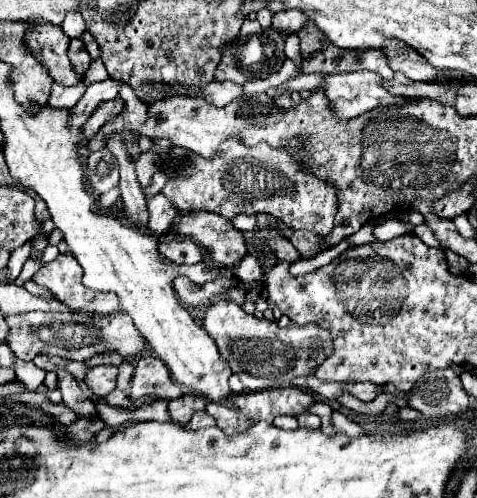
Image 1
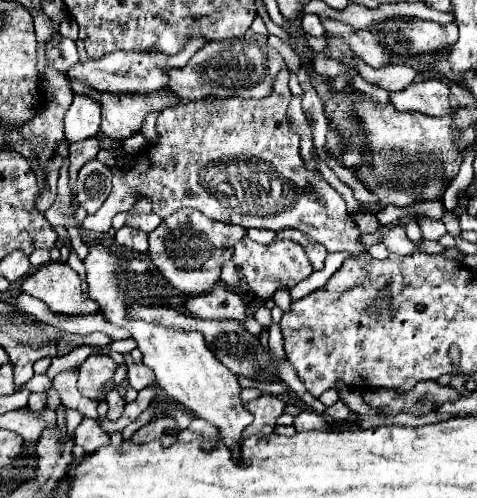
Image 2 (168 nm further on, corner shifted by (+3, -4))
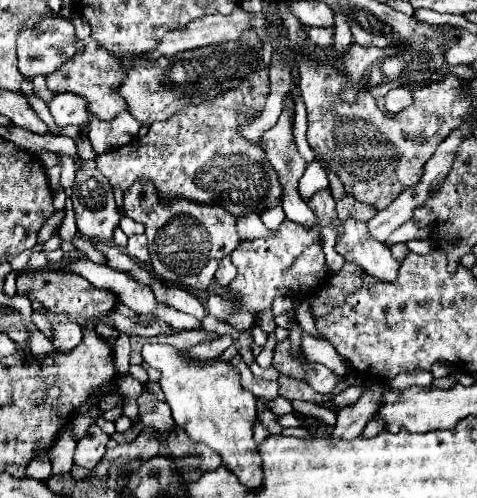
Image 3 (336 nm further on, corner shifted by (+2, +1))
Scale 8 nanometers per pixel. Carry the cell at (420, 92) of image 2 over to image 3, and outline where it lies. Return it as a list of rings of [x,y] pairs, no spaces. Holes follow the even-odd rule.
[[[399,86],[385,94],[385,110],[391,114],[397,114],[399,110],[411,106],[411,102],[413,102],[413,92],[405,86]]]

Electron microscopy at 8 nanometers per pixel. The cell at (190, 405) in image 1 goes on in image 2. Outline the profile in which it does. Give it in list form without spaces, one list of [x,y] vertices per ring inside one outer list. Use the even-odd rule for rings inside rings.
[[[158,417],[158,419],[150,421],[148,425],[144,425],[142,429],[138,429],[130,437],[130,441],[142,445],[142,443],[158,439],[164,447],[170,447],[172,443],[176,443],[176,433],[178,433],[178,427],[172,417]]]

